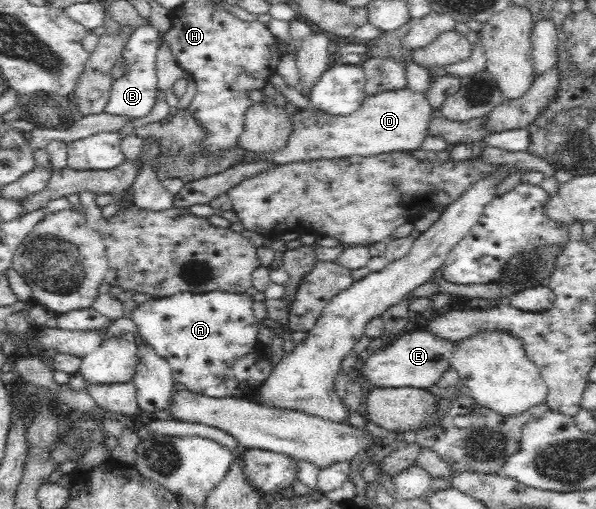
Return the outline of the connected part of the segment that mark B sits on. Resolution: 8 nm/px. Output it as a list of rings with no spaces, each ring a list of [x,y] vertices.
[[[152,26],[141,27],[133,30],[121,53],[130,64],[130,72],[120,78],[114,79],[110,85],[110,94],[103,112],[117,117],[139,119],[145,117],[152,109],[157,93],[157,84],[154,70],[155,53],[161,46],[158,31]]]

